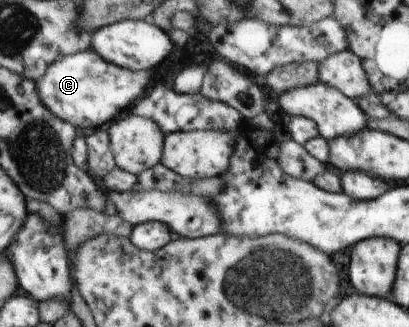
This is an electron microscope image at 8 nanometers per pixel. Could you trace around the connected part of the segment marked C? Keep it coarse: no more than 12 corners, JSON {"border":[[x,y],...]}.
{"border":[[96,51],[56,59],[36,81],[46,108],[98,128],[132,106],[152,74]]}

